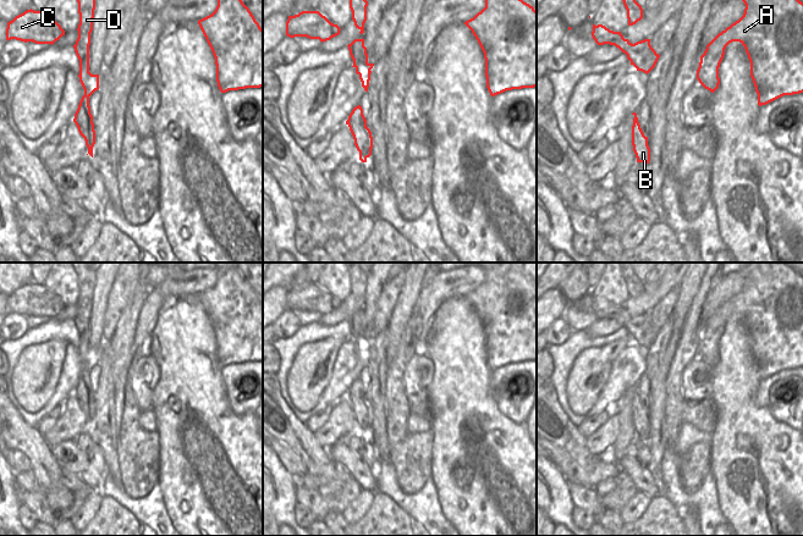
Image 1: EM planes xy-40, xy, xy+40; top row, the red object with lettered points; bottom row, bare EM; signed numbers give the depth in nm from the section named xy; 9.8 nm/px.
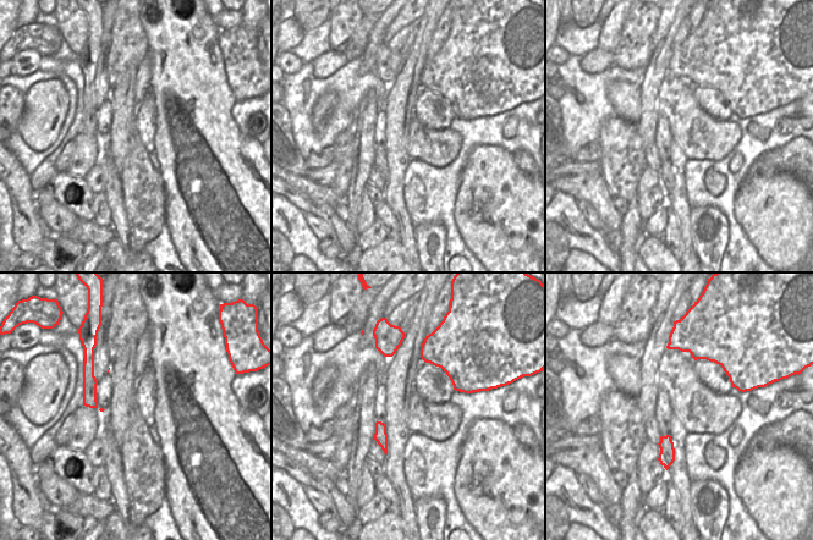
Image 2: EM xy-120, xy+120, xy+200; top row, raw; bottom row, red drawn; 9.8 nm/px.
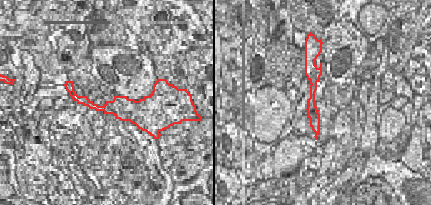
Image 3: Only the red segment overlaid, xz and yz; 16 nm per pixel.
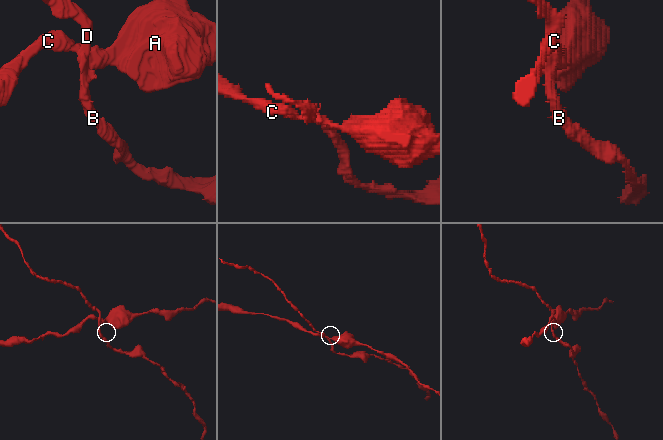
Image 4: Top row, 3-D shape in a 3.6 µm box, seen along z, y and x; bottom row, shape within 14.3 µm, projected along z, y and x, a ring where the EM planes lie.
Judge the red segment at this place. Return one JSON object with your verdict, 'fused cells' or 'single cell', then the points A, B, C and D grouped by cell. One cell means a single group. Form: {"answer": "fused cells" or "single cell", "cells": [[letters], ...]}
{"answer": "fused cells", "cells": [["A", "C"], ["B", "D"]]}

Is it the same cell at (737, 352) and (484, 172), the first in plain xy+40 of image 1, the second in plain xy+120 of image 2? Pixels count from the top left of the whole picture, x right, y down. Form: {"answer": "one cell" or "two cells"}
{"answer": "one cell"}

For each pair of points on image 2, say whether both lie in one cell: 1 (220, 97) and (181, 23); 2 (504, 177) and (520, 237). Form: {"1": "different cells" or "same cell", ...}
{"1": "same cell", "2": "same cell"}

